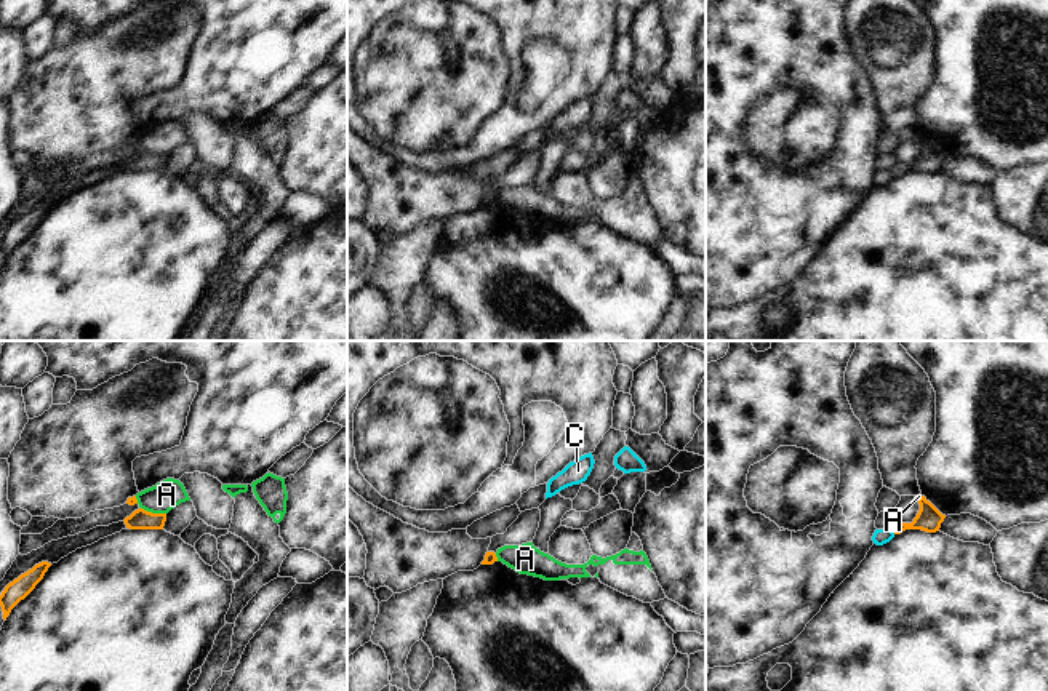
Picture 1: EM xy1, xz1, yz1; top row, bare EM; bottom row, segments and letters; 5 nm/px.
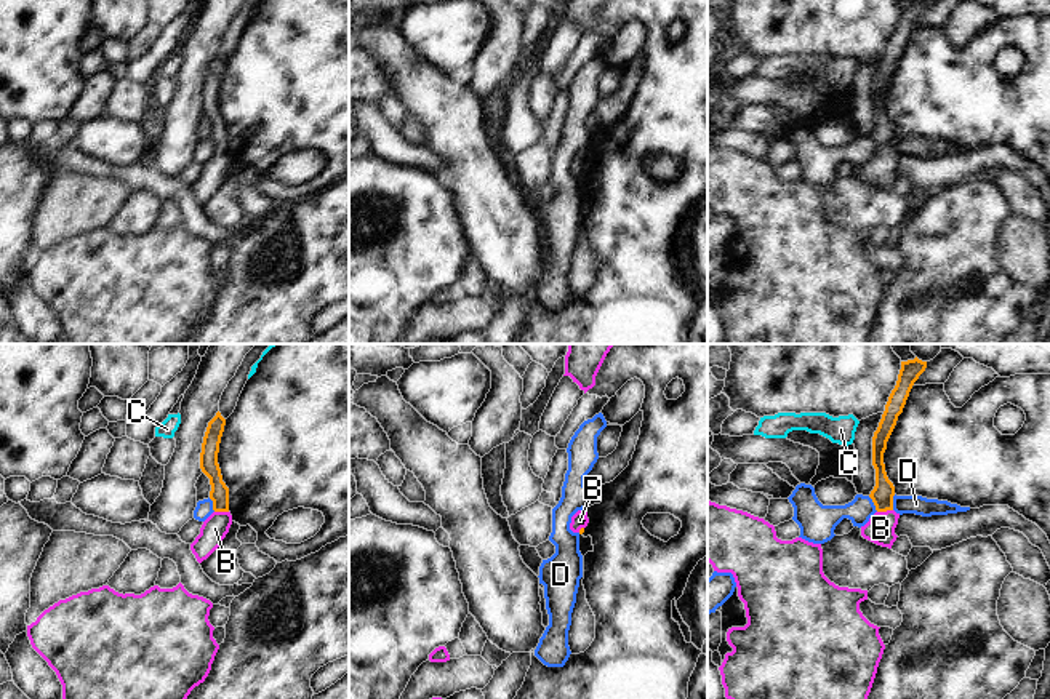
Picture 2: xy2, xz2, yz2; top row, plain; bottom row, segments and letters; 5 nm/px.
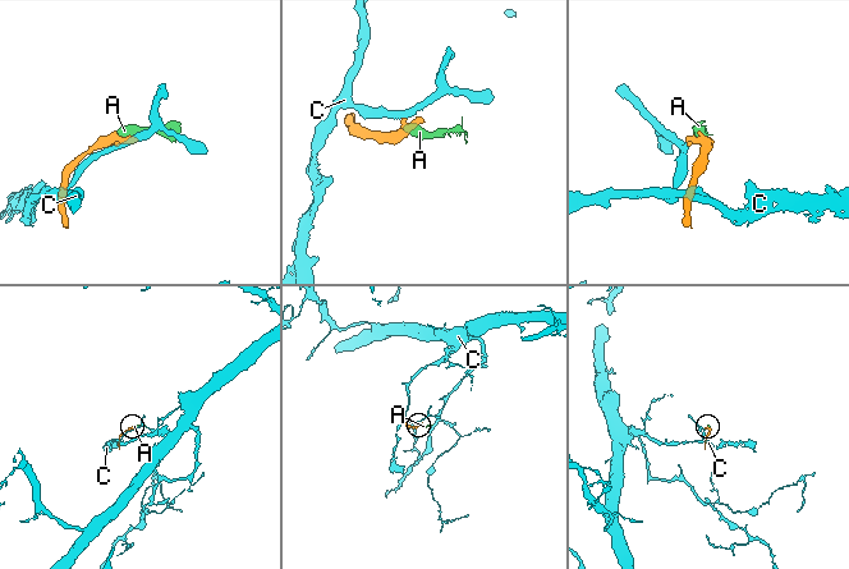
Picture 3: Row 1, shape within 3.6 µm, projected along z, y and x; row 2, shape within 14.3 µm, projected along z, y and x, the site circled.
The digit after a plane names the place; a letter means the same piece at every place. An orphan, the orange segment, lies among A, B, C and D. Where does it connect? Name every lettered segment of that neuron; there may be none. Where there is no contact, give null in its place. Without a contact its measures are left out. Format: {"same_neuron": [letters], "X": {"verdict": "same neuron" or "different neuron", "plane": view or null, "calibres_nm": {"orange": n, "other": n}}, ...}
{"same_neuron": ["B"], "A": {"verdict": "different neuron", "plane": "xy1", "calibres_nm": {"orange": 100, "other": 150}}, "B": {"verdict": "same neuron", "plane": "yz2", "calibres_nm": {"orange": 110, "other": 140}}, "C": {"verdict": "different neuron", "plane": "yz1", "calibres_nm": {"orange": 130, "other": 80}}, "D": {"verdict": "different neuron", "plane": "yz2", "calibres_nm": {"orange": 110, "other": 100}}}

